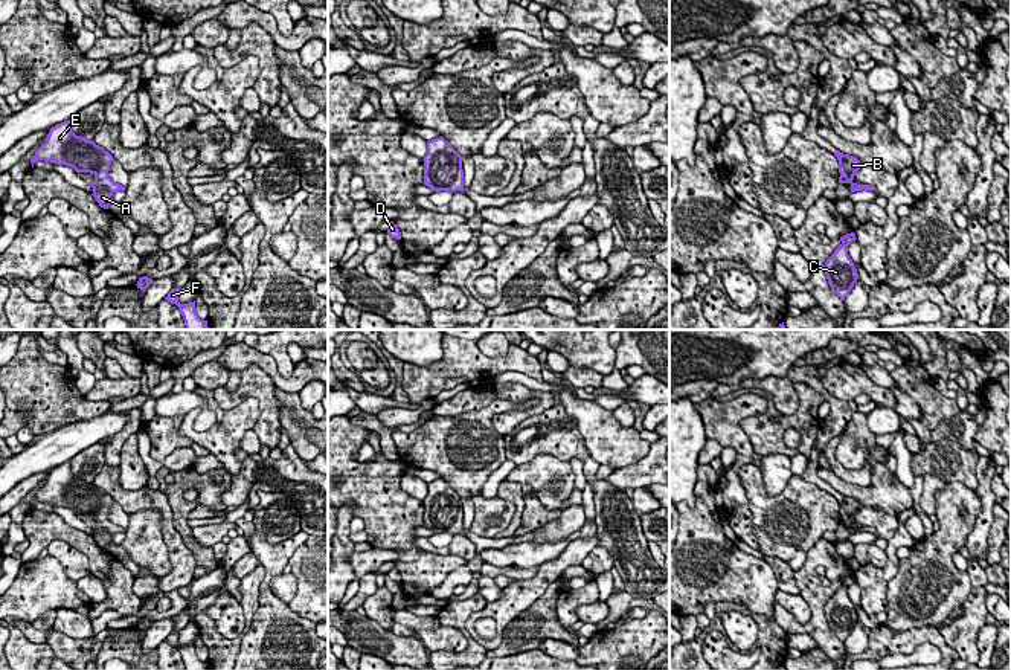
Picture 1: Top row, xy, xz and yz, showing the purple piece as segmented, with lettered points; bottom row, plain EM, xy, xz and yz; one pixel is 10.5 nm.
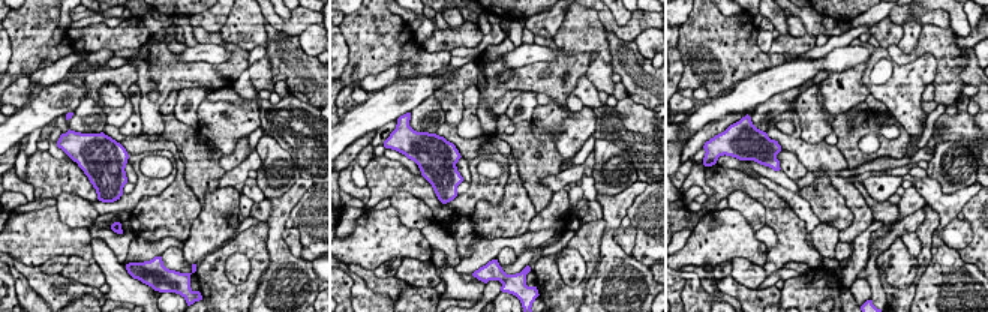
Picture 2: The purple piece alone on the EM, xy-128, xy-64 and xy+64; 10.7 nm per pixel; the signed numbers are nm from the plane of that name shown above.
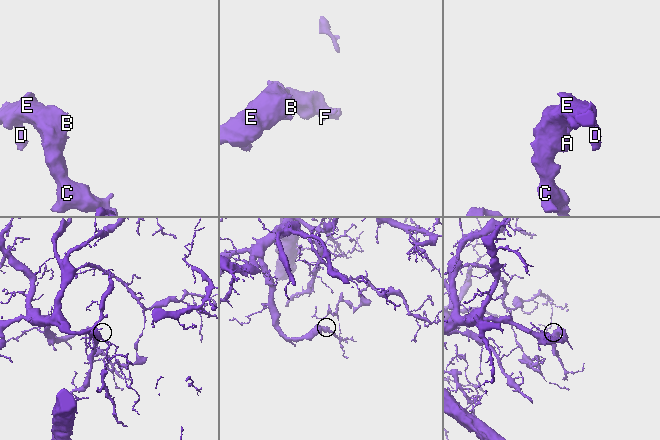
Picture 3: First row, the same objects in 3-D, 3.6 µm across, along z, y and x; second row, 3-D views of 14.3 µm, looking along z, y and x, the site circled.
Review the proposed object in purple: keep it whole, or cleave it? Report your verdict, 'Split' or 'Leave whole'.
Leave whole

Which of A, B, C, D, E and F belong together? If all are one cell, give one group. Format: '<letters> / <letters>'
A B C D E F

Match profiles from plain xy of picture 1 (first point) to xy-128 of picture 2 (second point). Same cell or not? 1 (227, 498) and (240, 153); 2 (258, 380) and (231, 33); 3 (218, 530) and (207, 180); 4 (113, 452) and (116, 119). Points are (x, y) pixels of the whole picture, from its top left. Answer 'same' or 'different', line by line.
1: different
2: same
3: different
4: same

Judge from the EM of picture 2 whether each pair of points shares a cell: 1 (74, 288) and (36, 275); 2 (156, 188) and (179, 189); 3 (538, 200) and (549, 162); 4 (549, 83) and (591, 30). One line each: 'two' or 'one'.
1: one
2: two
3: one
4: two

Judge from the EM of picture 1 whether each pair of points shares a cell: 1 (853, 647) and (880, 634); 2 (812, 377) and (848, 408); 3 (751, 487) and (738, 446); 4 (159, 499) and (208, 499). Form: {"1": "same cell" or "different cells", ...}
{"1": "different cells", "2": "same cell", "3": "different cells", "4": "different cells"}

